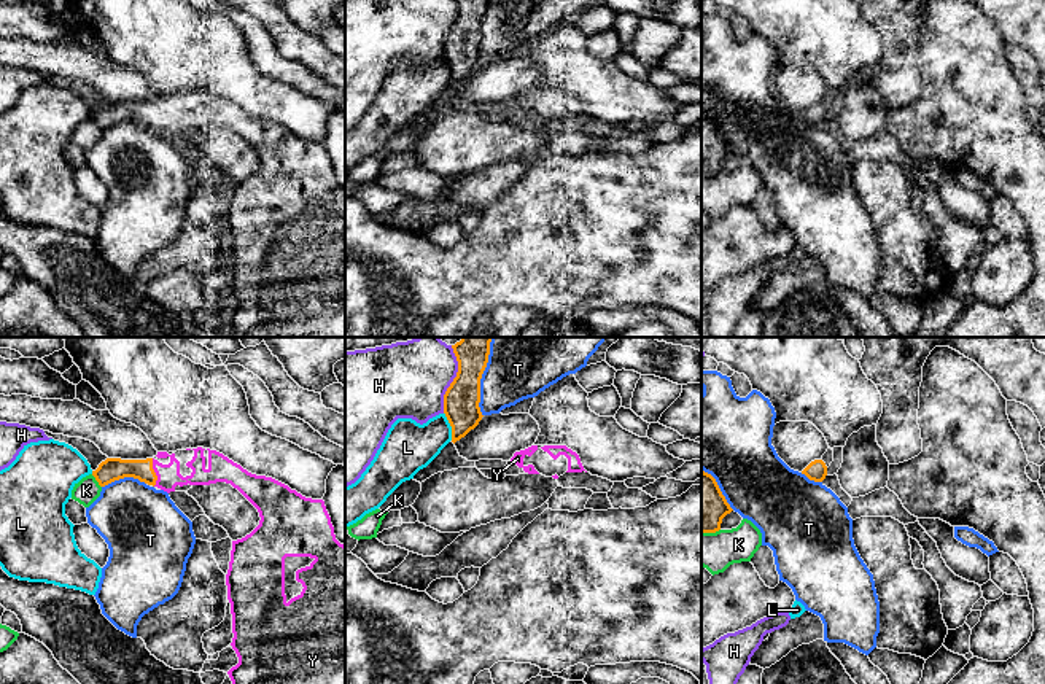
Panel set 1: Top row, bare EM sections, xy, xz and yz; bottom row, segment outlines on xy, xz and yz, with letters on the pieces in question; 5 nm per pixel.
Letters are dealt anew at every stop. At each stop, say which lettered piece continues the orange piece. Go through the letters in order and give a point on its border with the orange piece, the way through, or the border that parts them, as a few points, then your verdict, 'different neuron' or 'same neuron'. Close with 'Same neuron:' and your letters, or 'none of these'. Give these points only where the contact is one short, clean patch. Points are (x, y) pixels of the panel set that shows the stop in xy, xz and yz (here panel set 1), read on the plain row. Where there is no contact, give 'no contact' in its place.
H: contact xz (450, 29); different neuron
K: contact xy (96, 123); different neuron
L: contact xz (450, 69); different neuron
T: contact xz (479, 31); different neuron
Y: contact xy (155, 116); way xy (112, 113), (145, 113), (155, 116), (169, 120); same neuron
Same neuron: Y

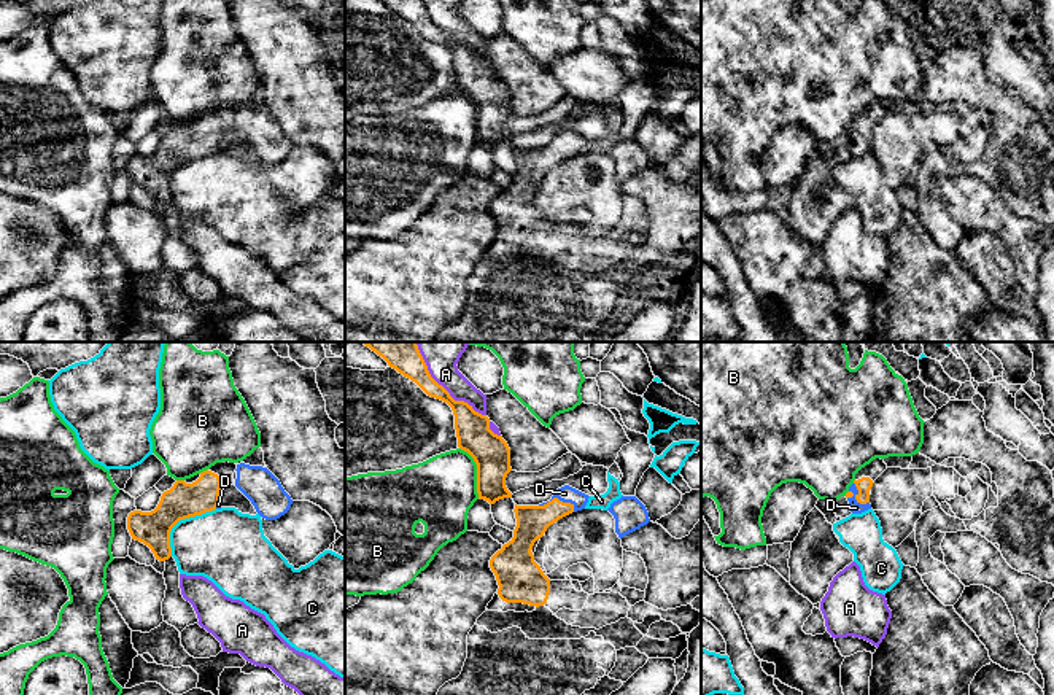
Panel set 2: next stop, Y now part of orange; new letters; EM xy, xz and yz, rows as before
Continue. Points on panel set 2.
A: contact xz (449, 37); different neuron
B: contact xz (477, 116); different neuron
C: contact xy (180, 163); different neuron
D: contact yz (856, 140); same neuron
Same neuron: D

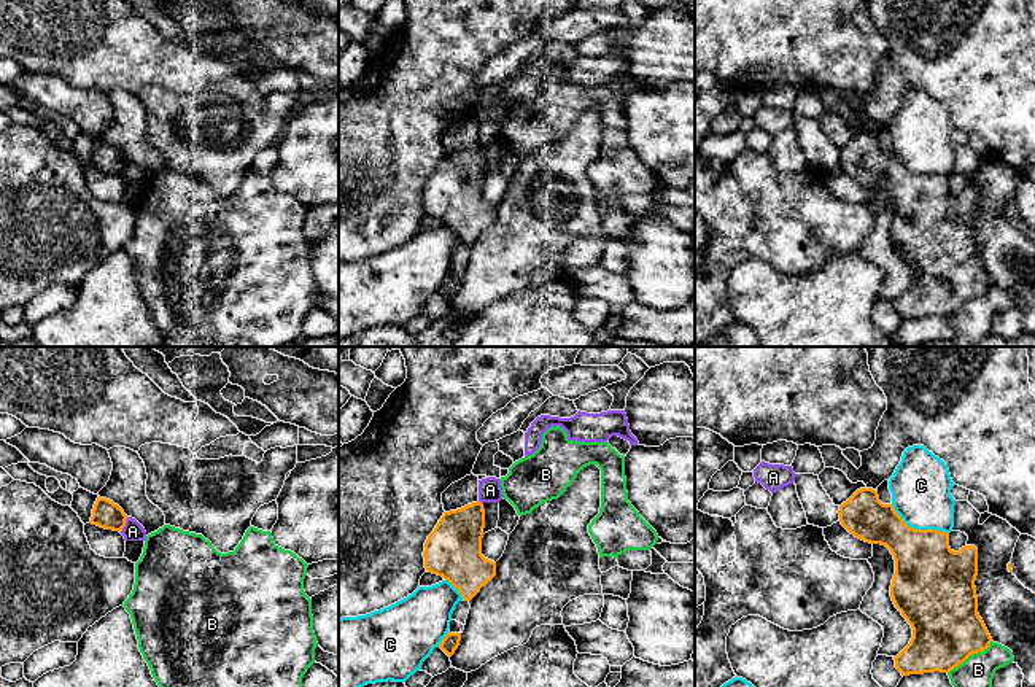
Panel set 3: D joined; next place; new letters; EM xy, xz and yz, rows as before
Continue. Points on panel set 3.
A: contact xy (124, 169); border xy (127, 161), (120, 175); different neuron
B: contact yz (970, 298); different neuron
C: contact yz (918, 174); different neuron
Same neuron: none of these

